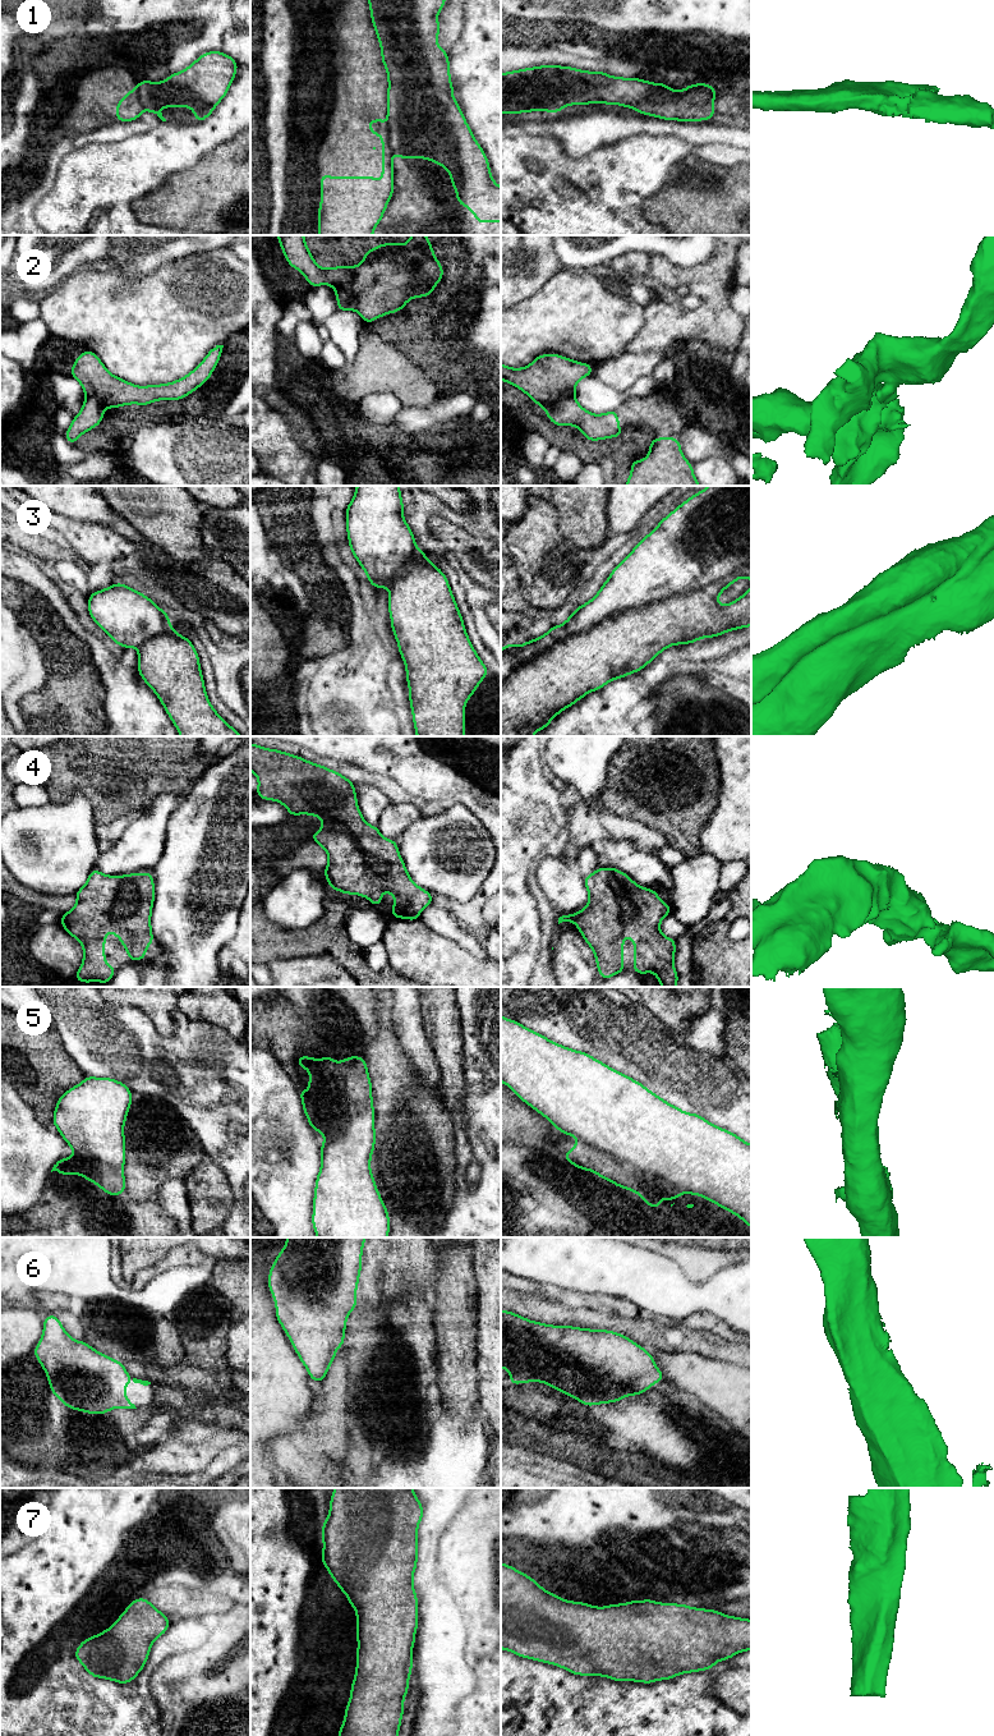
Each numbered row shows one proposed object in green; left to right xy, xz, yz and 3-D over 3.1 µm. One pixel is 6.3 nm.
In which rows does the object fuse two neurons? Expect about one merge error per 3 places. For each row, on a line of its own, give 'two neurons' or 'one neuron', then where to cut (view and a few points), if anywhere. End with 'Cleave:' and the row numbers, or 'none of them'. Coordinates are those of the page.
1: two neurons | yz (653, 83), (659, 100), (642, 101), (635, 108)
2: two neurons | yz (574, 395), (560, 398), (544, 409)
3: two neurons | yz (750, 564), (703, 587), (627, 609), (569, 635), (501, 683)
4: one neuron | no cut
5: two neurons | yz (580, 1139), (627, 1160), (648, 1174), (663, 1178), (684, 1192)
6: one neuron | no cut
7: one neuron | no cut
Cleave: 1, 2, 3, 5

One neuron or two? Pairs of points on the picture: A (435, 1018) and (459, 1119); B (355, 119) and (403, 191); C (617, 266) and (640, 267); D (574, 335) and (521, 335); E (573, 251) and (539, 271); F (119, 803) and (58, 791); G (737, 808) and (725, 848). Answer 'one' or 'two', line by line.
A: one
B: two
C: one
D: one
E: two
F: one
G: one

